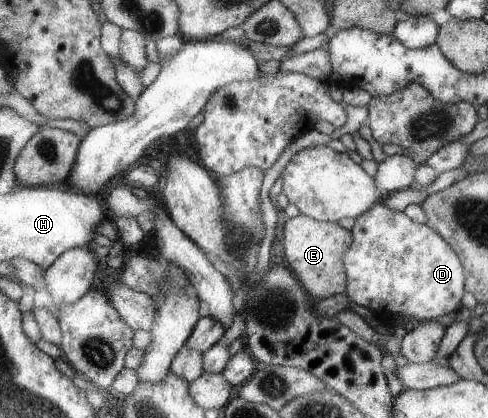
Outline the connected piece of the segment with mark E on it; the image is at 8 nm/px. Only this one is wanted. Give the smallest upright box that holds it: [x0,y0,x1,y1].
[284,214,354,301]

